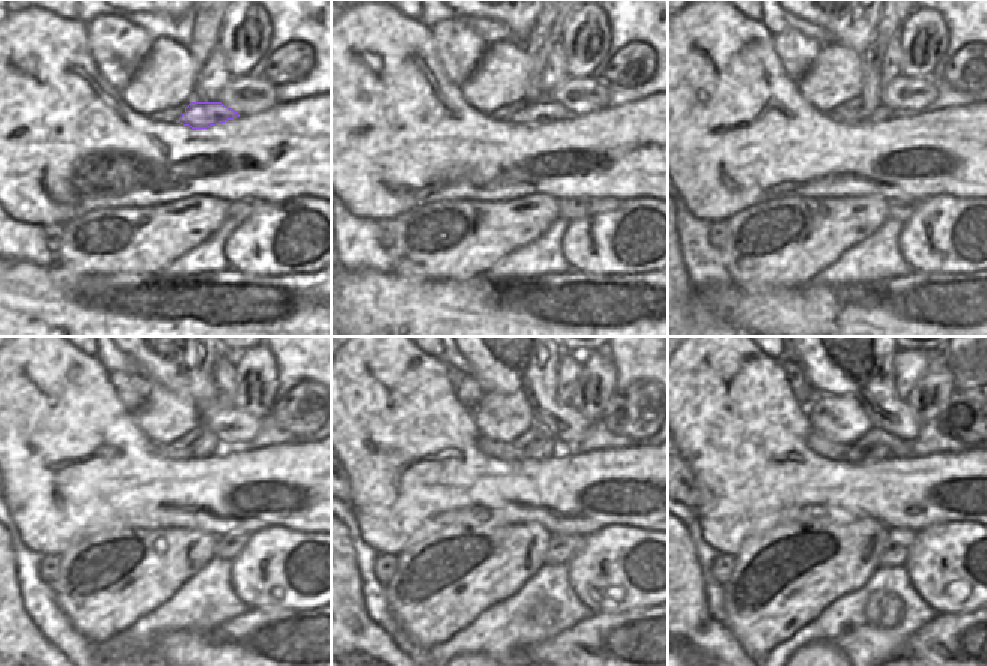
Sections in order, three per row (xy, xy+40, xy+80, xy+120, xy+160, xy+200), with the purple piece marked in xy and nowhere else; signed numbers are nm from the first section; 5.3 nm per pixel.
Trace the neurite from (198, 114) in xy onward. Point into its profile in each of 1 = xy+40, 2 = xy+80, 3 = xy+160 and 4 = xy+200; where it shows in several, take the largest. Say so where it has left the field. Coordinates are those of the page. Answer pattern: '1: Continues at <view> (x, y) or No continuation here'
1: Continues at xy+40 (545, 111)
2: Continues at xy+80 (884, 113)
3: Continues at xy+160 (498, 450)
4: Continues at xy+200 (816, 443).

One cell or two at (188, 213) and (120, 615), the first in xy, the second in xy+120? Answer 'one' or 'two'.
one

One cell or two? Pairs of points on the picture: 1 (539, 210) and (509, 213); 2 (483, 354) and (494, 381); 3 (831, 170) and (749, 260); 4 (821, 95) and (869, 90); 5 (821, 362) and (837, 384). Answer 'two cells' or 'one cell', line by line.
1: one cell
2: one cell
3: two cells
4: two cells
5: one cell

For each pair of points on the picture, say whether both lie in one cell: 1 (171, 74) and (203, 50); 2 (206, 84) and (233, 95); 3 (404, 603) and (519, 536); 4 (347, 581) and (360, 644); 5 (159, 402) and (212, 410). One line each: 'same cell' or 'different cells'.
1: different cells
2: different cells
3: same cell
4: same cell
5: different cells

